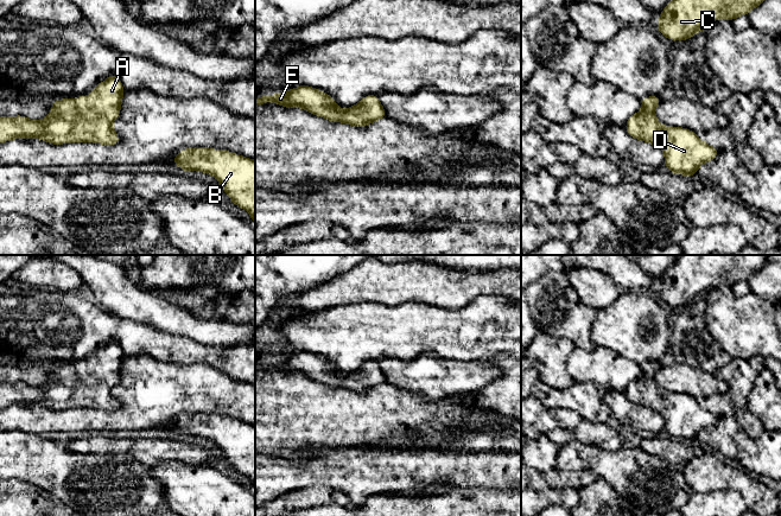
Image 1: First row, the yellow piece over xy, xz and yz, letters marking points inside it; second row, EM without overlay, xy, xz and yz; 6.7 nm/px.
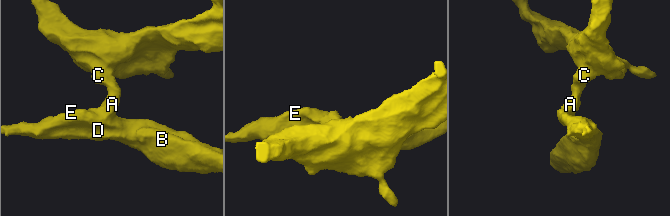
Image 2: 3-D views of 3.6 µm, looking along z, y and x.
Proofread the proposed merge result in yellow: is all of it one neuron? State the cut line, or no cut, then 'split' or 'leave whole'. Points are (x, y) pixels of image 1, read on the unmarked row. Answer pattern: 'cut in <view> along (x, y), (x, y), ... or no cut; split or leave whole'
no cut; leave whole

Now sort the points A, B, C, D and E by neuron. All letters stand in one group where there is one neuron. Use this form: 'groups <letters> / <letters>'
groups A B C D E

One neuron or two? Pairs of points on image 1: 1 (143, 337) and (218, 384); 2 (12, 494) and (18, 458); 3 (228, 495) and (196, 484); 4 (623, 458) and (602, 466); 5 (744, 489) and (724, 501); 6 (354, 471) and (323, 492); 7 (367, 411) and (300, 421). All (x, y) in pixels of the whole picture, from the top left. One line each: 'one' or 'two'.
1: two
2: two
3: one
4: one
5: two
6: two
7: one

